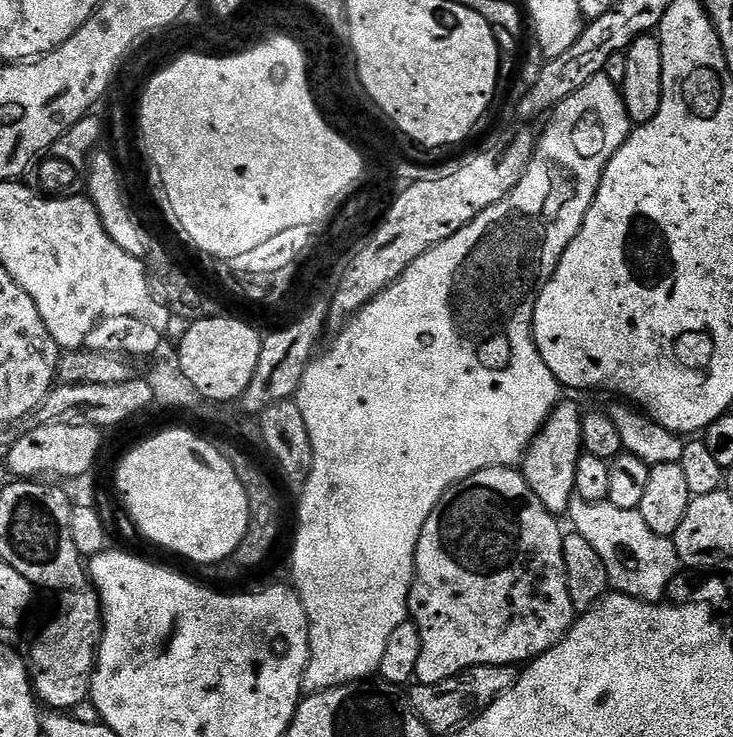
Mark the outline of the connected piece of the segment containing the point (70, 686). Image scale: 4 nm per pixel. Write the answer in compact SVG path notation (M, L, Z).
M88 590L65 592L59 597L60 613L44 628L30 656L30 679L41 705L70 710L90 696L90 677L102 627L100 601Z

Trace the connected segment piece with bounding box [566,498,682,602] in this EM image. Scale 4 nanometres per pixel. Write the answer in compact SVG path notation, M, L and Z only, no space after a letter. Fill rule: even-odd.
M573 498L566 516L576 523L573 524L574 531L598 550L598 558L606 562L608 583L619 595L653 602L665 599L670 578L682 571L675 539L654 534L654 530L646 526L646 518L642 518L640 511L622 510L607 502Z

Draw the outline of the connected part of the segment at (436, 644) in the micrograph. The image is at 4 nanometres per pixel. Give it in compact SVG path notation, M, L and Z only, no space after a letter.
M515 467L478 470L470 474L470 478L446 490L446 494L442 494L438 506L434 506L430 518L426 518L426 526L422 526L422 534L416 547L416 575L412 578L412 592L408 595L410 620L418 626L418 634L422 638L422 654L418 654L415 675L419 683L442 682L479 664L523 665L553 648L572 629L578 616L578 609L570 598L570 586L566 582L566 562L562 554L565 533L560 532L560 523L561 521L553 516L550 510L546 510L546 506L542 506L538 494L534 494L534 490L526 482L523 471Z

